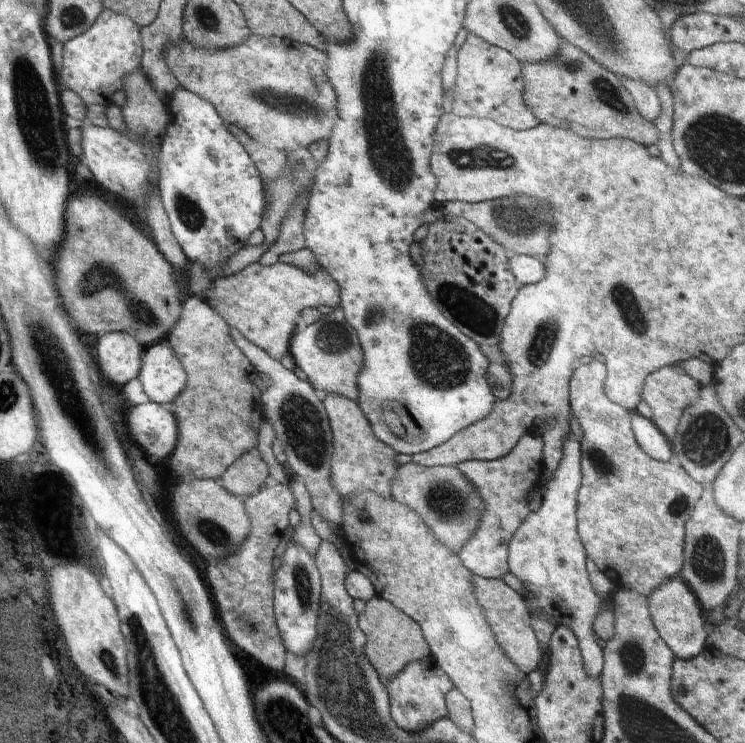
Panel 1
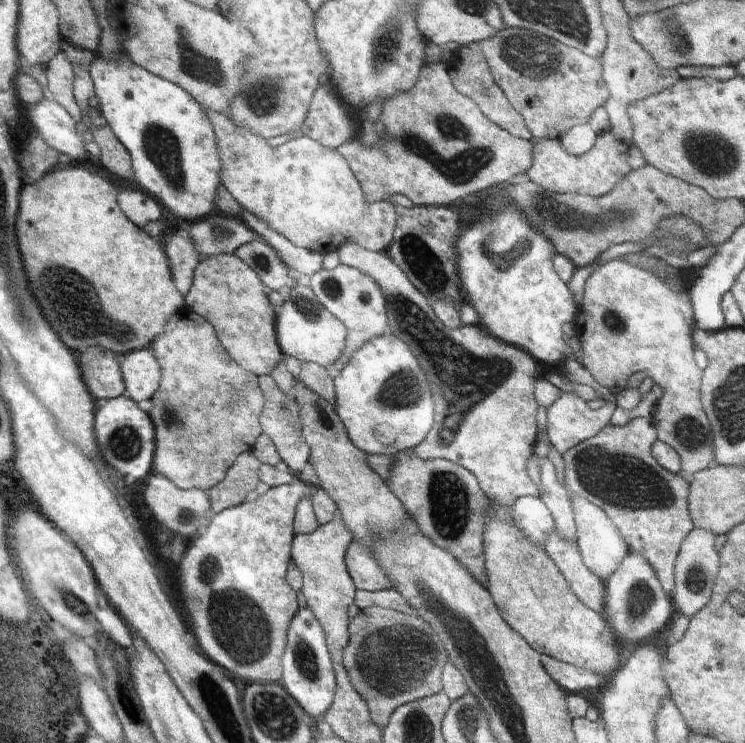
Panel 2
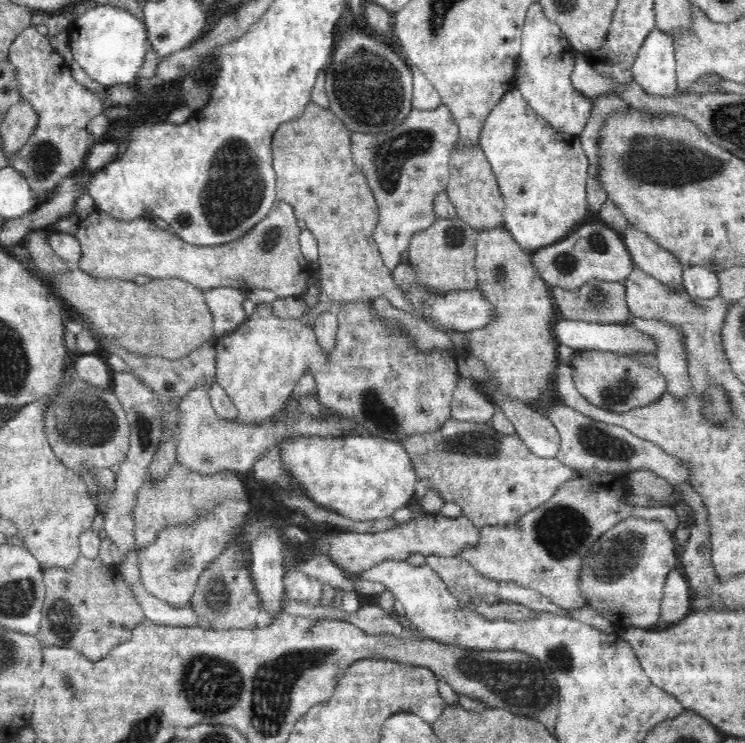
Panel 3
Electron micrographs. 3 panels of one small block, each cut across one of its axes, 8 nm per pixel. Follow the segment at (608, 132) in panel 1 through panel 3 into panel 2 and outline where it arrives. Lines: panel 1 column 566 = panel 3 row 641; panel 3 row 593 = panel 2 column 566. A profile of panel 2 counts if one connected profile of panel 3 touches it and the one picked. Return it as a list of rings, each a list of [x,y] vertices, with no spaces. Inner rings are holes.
[[[504,27],[495,36],[476,45],[485,57],[494,82],[512,108],[522,116],[533,139],[561,139],[570,128],[587,125],[591,113],[607,102],[609,93],[603,80],[601,63],[580,50],[555,42],[545,35],[515,27]]]

